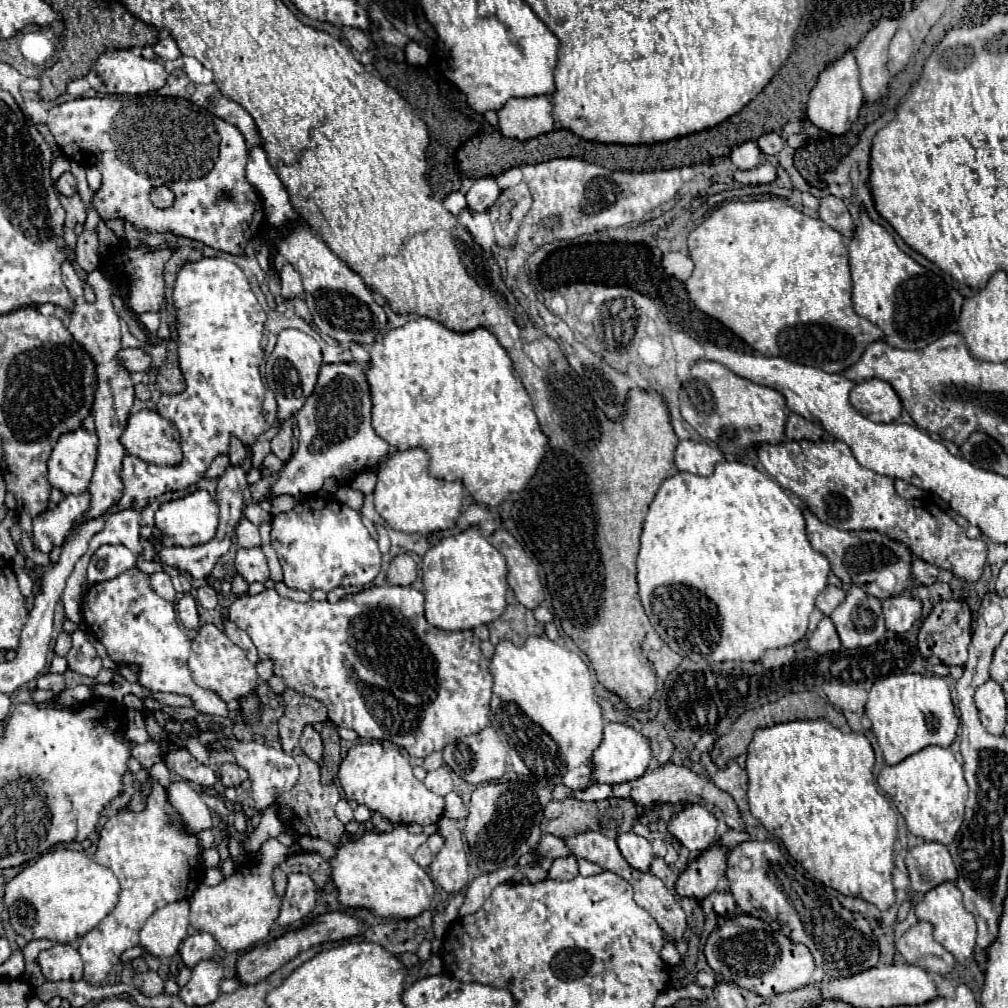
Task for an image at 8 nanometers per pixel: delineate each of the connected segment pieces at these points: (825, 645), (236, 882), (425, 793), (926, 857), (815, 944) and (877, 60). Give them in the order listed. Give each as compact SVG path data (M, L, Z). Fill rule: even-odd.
M824 618L818 628L810 634L810 640L808 640L808 646L818 652L818 654L826 654L826 652L836 652L840 648L840 638L838 638L838 632L832 624L830 618Z
M270 838L262 844L257 865L242 867L242 871L224 878L218 886L200 884L190 898L190 926L198 932L210 932L226 952L246 950L264 942L282 906L282 898L274 890L272 872L286 856L288 848L276 838Z
M372 740L354 744L338 770L338 780L346 800L356 800L358 804L368 806L372 812L380 812L394 824L436 824L444 812L444 798L430 792L420 780L414 778L409 759L410 755L405 749L387 740L386 743Z
M924 842L908 850L906 866L910 872L912 888L918 894L926 894L946 880L956 880L958 872L950 858L950 852L940 842Z
M748 840L730 850L726 878L736 906L740 906L744 914L764 918L768 924L772 922L770 926L774 930L780 928L780 932L792 942L808 946L816 966L828 976L846 978L878 964L878 942L872 934L868 918L842 908L838 898L826 892L822 884L816 884L794 870L776 840ZM742 858L752 860L752 868L748 872L740 870Z
M882 18L852 50L860 68L860 86L864 90L866 102L878 102L882 96L888 94L888 82L892 78L886 68L888 44L898 24L898 18Z

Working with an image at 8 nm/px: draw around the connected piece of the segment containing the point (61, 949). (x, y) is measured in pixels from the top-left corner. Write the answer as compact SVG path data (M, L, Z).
M56 944L38 954L38 964L46 980L80 980L82 958L70 944Z

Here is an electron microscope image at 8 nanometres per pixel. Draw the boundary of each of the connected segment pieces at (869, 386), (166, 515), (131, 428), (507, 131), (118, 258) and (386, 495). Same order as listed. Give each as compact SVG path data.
M878 378L858 382L850 392L850 402L874 422L896 422L902 412L896 390Z
M194 490L184 498L160 504L156 510L156 528L162 532L164 546L198 546L214 538L218 528L218 504L206 490Z
M154 410L132 414L122 434L128 454L158 466L176 466L182 460L178 428Z
M550 96L510 98L498 112L498 128L508 138L528 140L550 132L554 126Z
M120 248L114 254L114 266L130 280L130 308L136 314L158 312L164 300L164 264L172 256L170 248L150 250Z
M408 448L394 452L378 470L378 484L374 490L374 506L378 514L398 532L430 534L456 526L462 508L464 486L460 480L446 482L430 476L430 458L422 448Z

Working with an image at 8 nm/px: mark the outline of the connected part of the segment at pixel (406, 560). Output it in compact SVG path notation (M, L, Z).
M398 554L392 558L390 568L388 568L388 584L396 586L410 586L416 580L416 562L408 554Z

